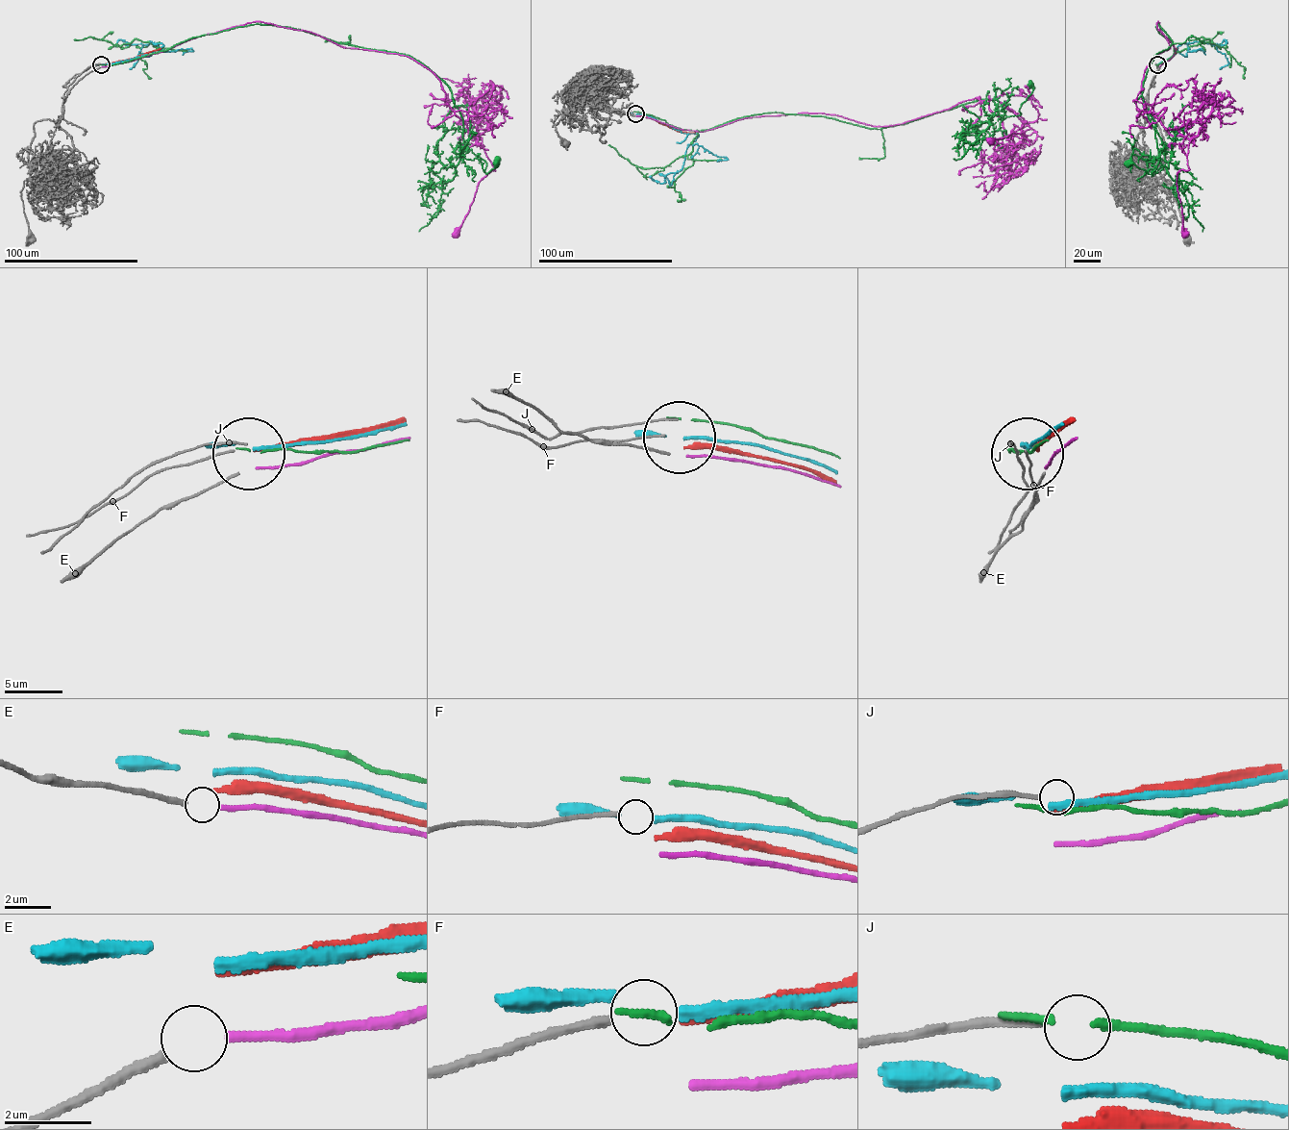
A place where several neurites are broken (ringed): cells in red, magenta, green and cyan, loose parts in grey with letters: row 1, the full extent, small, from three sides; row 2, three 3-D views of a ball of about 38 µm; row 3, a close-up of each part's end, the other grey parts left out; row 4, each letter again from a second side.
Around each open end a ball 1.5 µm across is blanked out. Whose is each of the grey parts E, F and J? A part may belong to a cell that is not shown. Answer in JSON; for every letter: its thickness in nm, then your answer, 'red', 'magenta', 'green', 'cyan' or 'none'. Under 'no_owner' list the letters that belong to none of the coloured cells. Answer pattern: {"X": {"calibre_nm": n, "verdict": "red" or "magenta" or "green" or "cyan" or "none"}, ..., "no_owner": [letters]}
{"E": {"calibre_nm": 240, "verdict": "none"}, "F": {"calibre_nm": 200, "verdict": "none"}, "J": {"calibre_nm": 190, "verdict": "none"}, "no_owner": ["E", "F", "J"]}

